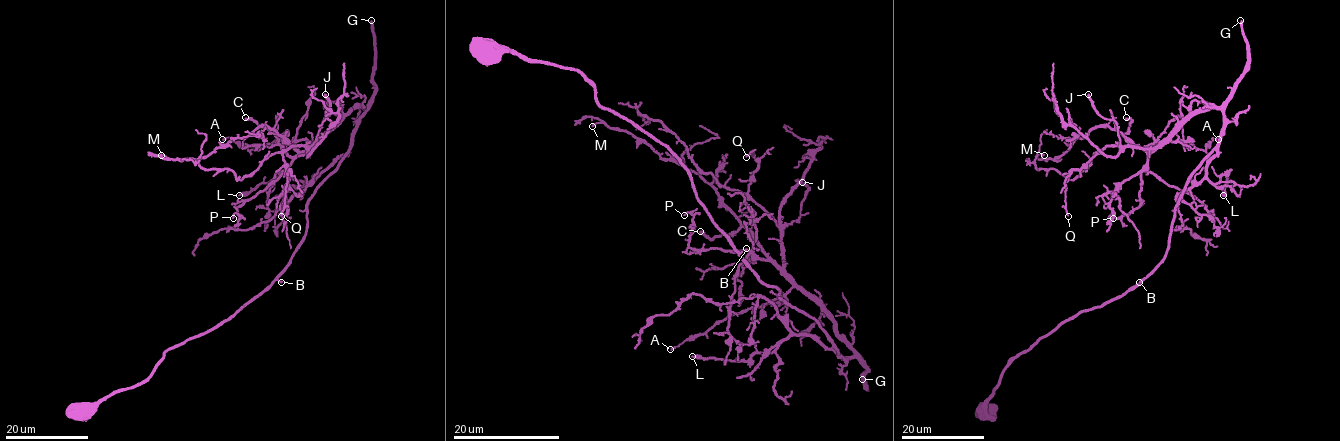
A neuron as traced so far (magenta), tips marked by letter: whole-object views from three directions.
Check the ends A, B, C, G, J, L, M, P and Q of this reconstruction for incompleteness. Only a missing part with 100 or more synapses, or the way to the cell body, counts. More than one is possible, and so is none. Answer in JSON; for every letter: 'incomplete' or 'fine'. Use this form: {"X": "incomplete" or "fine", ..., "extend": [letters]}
{"A": "fine", "B": "fine", "C": "fine", "G": "incomplete", "J": "fine", "L": "fine", "M": "fine", "P": "fine", "Q": "fine", "extend": ["G"]}

